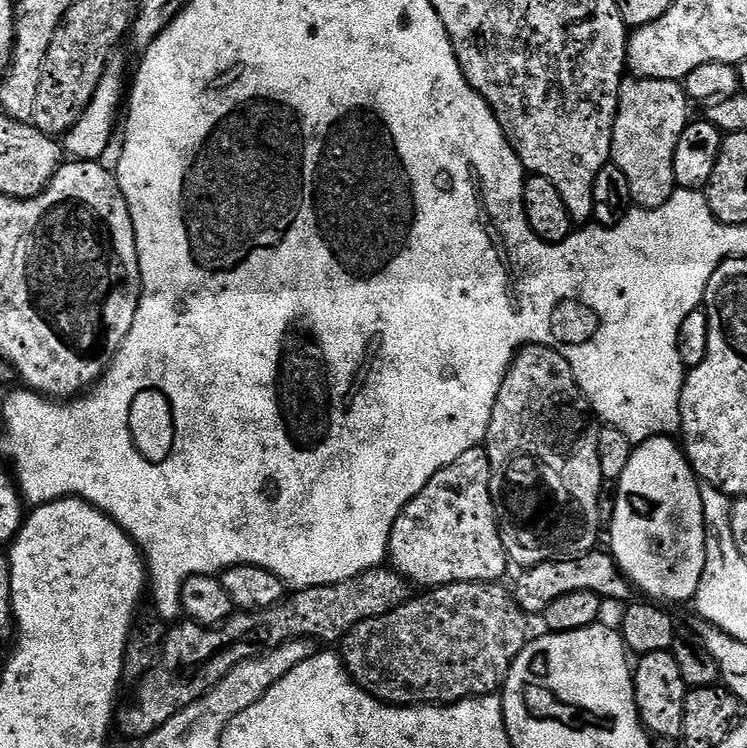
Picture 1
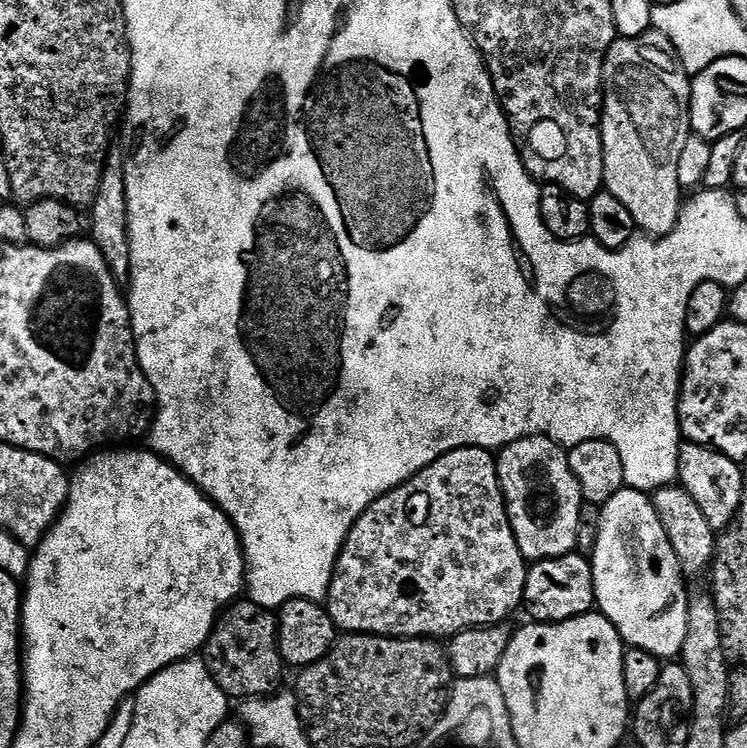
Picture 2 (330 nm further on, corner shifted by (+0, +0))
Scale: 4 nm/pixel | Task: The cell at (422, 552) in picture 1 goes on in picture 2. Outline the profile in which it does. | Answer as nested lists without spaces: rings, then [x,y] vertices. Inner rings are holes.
[[[459,448],[438,458],[430,466],[426,466],[416,476],[410,477],[404,484],[398,485],[393,492],[378,498],[354,522],[350,534],[340,551],[332,581],[328,587],[326,607],[330,618],[337,629],[344,634],[364,632],[367,636],[398,636],[410,638],[451,638],[458,632],[468,628],[487,628],[489,624],[503,624],[515,608],[524,603],[526,578],[529,565],[518,550],[518,542],[514,538],[514,530],[508,521],[508,511],[504,505],[504,495],[500,489],[500,479],[496,473],[496,456],[486,448]]]

